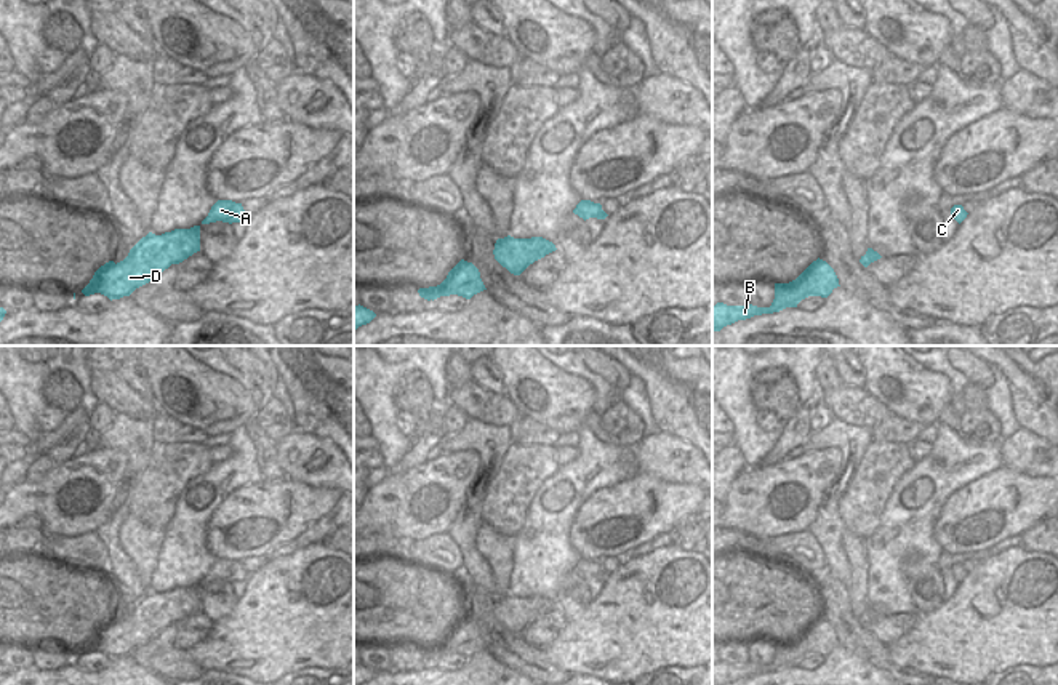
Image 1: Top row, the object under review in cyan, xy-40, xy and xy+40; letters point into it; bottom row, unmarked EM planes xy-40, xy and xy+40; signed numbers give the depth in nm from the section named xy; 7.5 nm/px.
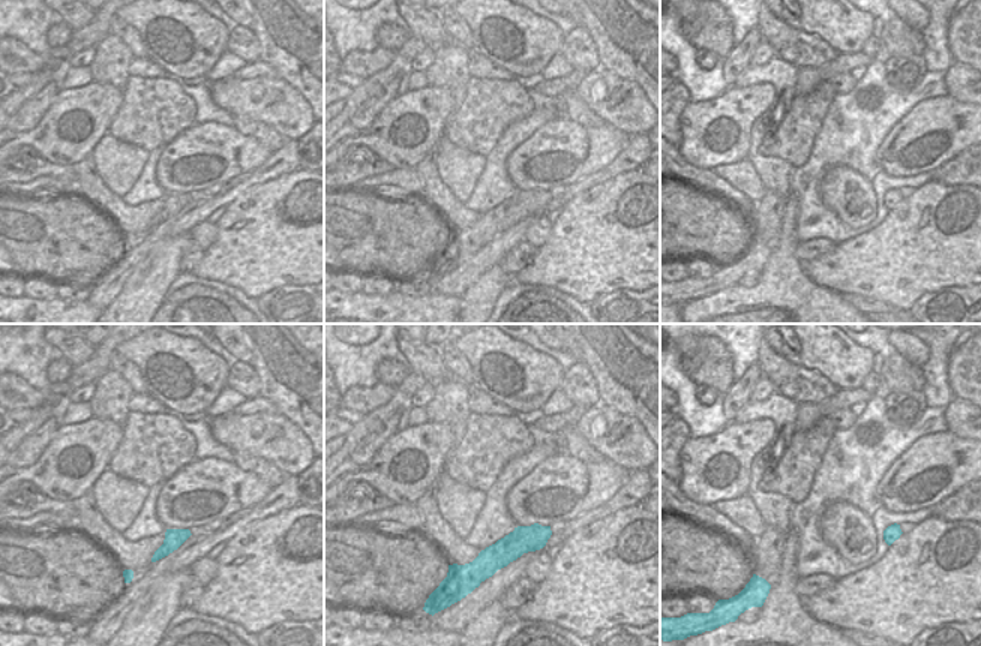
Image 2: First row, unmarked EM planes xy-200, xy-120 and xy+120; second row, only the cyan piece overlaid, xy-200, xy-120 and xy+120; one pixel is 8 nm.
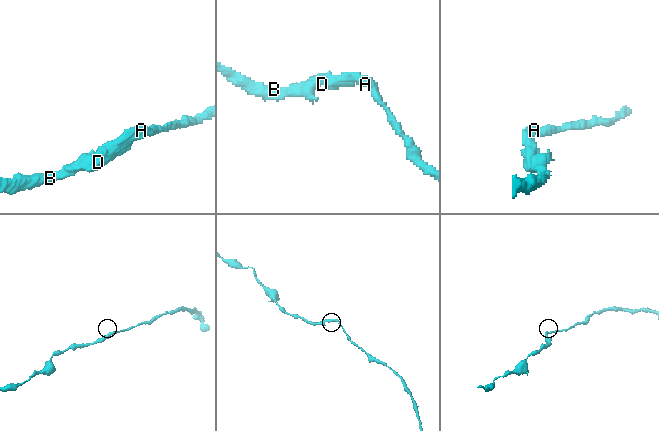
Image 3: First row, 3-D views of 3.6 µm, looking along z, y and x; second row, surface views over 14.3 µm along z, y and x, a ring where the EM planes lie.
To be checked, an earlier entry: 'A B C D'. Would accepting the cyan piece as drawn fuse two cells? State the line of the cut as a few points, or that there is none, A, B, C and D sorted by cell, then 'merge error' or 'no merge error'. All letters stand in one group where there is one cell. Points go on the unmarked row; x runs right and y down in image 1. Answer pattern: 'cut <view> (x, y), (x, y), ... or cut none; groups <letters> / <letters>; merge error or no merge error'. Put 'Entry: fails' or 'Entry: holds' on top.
Entry: holds
cut none; groups A B C D; no merge error

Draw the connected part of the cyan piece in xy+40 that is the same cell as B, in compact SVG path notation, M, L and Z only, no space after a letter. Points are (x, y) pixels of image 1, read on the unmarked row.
M818 616L796 639L789 642L775 642L775 658L770 666L757 666L749 661L744 664L717 661L712 664L712 685L727 685L754 674L797 666L797 663L808 655L828 656L837 645L840 643L834 627Z

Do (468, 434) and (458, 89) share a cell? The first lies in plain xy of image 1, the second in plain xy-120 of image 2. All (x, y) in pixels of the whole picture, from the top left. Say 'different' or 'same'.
same

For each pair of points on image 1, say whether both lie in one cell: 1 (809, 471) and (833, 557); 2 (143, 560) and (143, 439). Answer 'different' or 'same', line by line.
1: different
2: different

